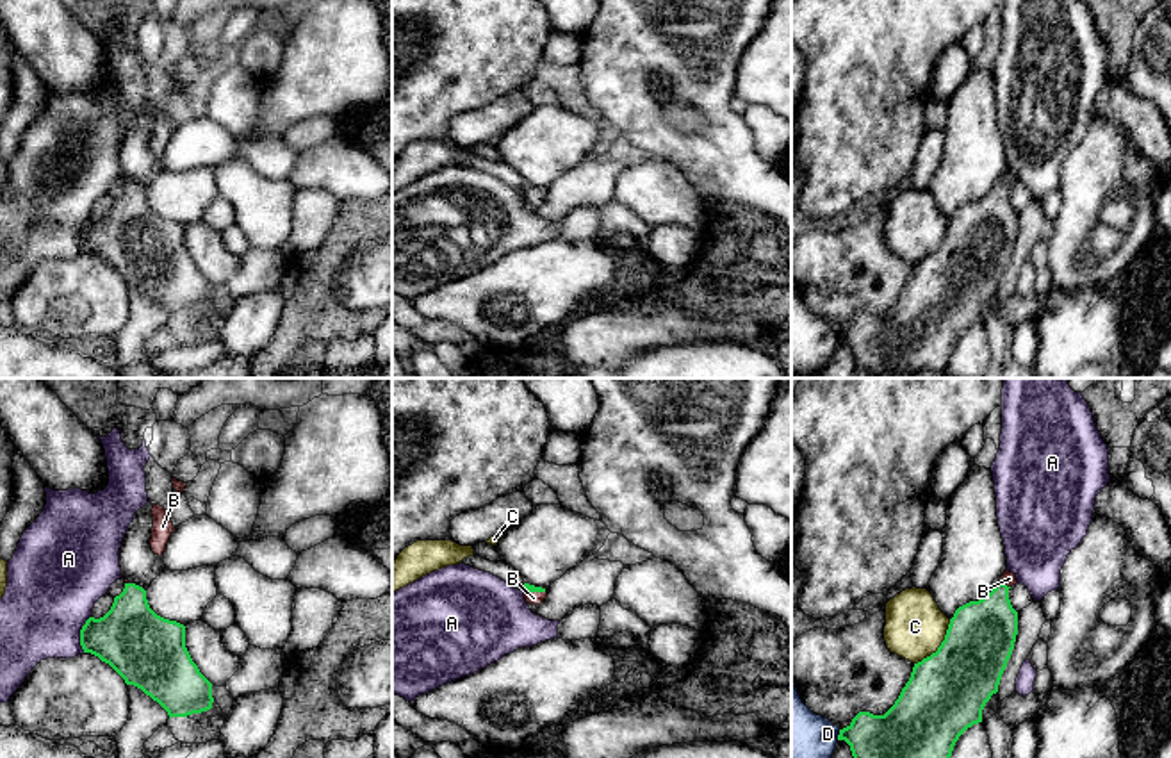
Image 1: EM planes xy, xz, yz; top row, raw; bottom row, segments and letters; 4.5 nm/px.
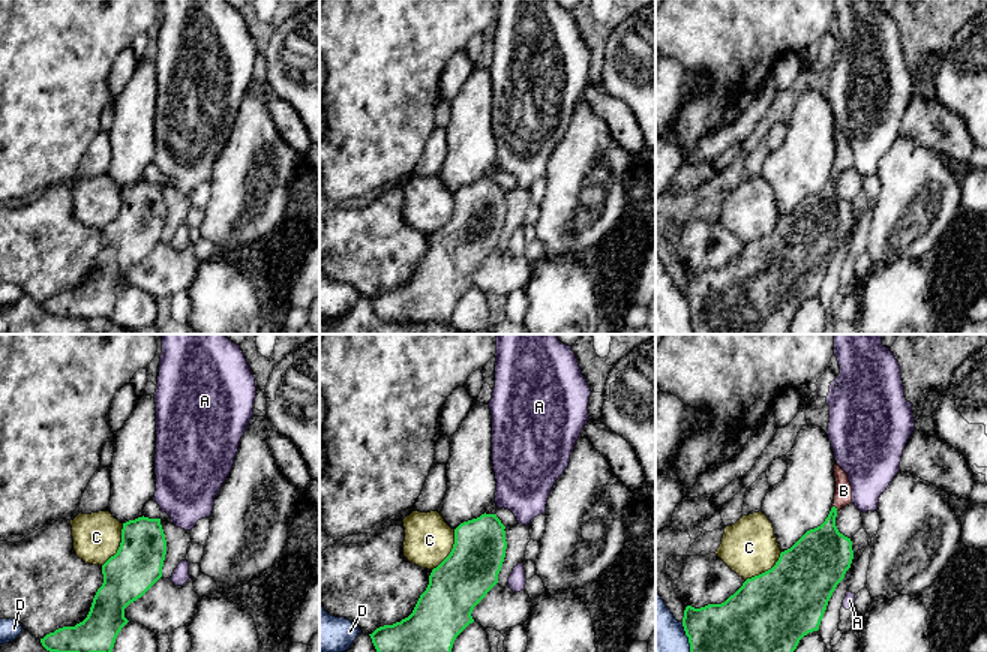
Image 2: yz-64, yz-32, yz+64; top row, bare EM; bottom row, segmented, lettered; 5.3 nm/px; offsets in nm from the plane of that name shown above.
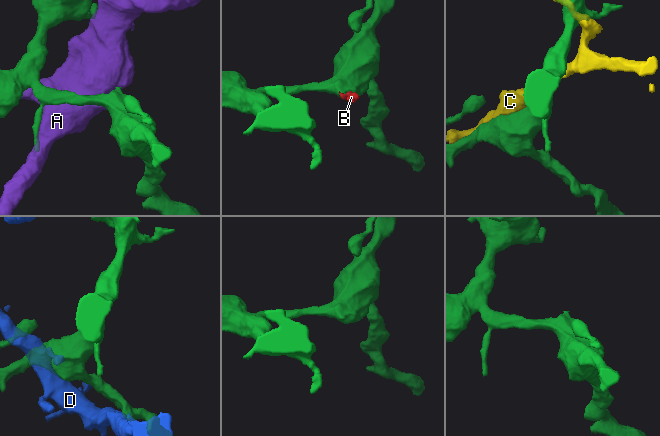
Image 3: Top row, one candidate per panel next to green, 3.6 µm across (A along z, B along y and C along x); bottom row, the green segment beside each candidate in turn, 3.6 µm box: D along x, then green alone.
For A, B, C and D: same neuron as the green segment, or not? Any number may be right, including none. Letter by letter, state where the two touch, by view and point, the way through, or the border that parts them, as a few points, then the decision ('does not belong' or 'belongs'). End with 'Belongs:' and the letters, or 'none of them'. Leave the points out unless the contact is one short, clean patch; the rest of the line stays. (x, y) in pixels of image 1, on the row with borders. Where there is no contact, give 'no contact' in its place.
A: xy (81, 634) | does not belong
B: yz (1004, 584) | across yz (981, 634), (991, 623), (1004, 584), (1009, 578) | belongs
C: yz (940, 646) | does not belong
D: yz (838, 735) | does not belong
Belongs: B

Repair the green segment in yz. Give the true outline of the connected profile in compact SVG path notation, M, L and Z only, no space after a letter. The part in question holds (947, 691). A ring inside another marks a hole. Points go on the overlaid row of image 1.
M1005 571L995 589L979 601L959 606L950 619L945 640L936 653L914 663L905 687L895 704L884 715L859 712L852 722L839 729L838 740L850 746L854 758L950 758L959 737L973 724L982 722L982 710L998 692L1002 674L1012 655L1018 635L1018 612L1009 599L1009 589L1016 585L1016 574Z

